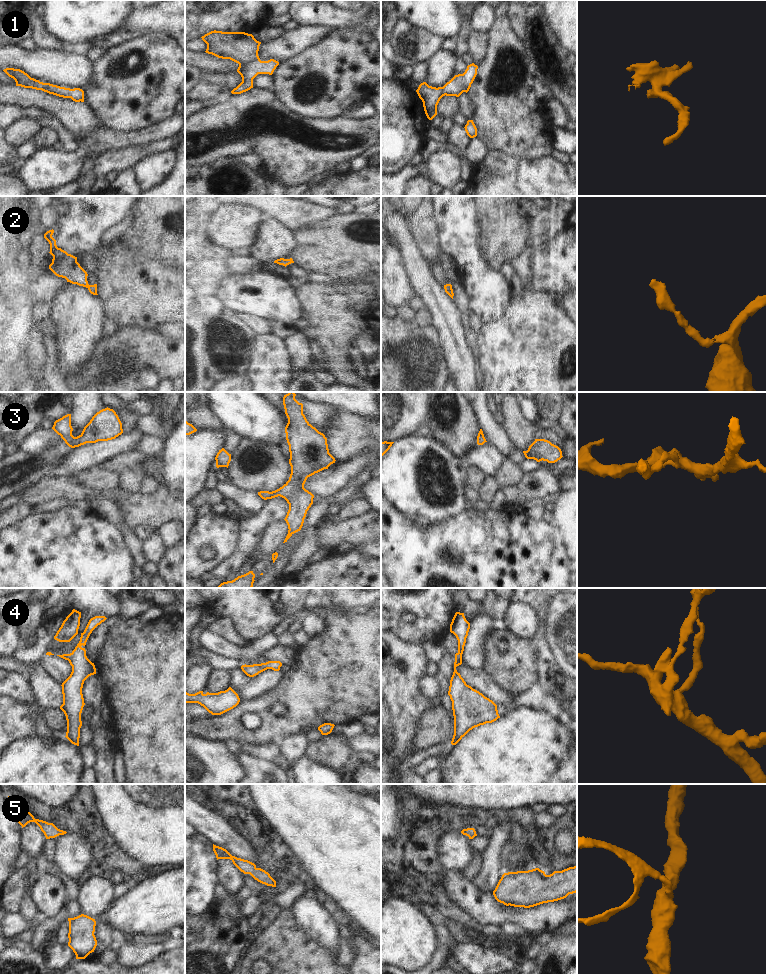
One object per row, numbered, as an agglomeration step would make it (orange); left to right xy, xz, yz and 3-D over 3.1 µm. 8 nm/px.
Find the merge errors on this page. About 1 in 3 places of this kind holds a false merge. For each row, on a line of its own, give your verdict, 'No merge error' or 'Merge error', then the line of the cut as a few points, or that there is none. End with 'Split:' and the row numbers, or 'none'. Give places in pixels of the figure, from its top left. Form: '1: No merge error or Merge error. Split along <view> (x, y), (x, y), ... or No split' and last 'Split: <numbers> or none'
1: No merge error. No split
2: No merge error. No split
3: No merge error. No split
4: No merge error. No split
5: No merge error. No split
Split: none

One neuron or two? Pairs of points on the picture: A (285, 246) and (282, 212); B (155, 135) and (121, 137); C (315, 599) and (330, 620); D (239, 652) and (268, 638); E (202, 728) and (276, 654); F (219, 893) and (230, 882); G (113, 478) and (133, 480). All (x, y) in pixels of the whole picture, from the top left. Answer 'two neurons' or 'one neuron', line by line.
A: two neurons
B: one neuron
C: two neurons
D: one neuron
E: two neurons
F: two neurons
G: two neurons

